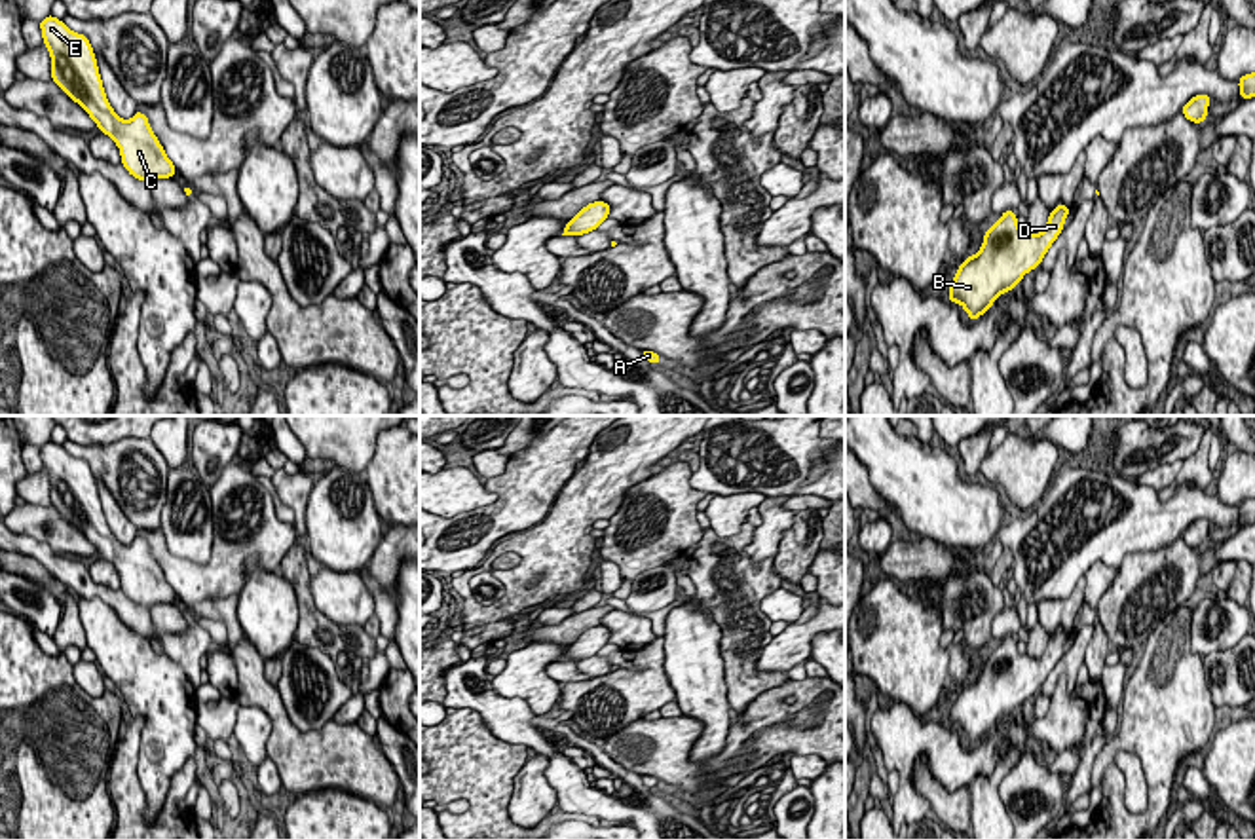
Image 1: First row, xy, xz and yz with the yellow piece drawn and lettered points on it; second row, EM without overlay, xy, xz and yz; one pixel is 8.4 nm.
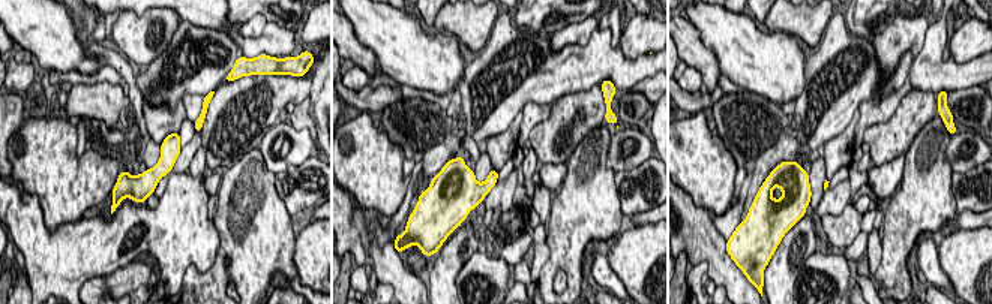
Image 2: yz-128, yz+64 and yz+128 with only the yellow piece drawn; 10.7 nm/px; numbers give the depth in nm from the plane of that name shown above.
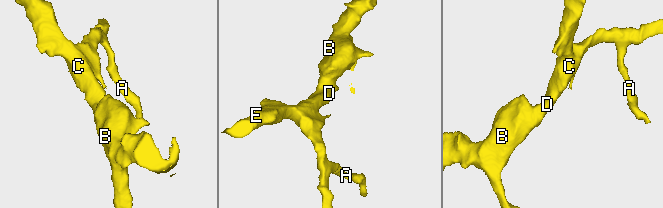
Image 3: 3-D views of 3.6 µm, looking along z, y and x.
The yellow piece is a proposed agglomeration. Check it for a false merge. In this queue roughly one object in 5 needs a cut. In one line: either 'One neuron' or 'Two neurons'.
One neuron

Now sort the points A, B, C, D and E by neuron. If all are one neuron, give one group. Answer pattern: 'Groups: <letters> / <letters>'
Groups: A B C D E

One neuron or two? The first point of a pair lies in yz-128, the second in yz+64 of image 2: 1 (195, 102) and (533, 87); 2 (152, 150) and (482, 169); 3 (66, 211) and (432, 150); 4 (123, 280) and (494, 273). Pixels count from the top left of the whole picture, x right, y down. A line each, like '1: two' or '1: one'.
1: two
2: one
3: two
4: one

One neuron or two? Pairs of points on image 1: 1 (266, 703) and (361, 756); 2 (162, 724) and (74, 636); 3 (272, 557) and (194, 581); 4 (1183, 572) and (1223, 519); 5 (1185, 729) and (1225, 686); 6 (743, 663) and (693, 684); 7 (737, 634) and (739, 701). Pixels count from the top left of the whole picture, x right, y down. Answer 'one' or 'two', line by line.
1: one
2: two
3: one
4: two
5: two
6: two
7: one

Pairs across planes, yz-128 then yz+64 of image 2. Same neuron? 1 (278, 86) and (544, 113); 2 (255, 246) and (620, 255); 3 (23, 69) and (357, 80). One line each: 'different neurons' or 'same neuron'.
1: different neurons
2: different neurons
3: same neuron

